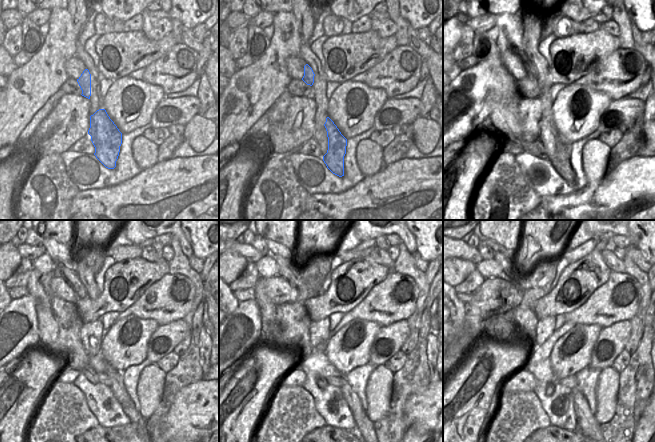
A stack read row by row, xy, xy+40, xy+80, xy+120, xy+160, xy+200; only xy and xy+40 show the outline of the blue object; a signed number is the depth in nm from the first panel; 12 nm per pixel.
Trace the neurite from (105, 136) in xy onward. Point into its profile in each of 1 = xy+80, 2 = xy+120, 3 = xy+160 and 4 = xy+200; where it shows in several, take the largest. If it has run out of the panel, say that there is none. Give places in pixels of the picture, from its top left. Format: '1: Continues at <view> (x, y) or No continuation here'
1: Continues at xy+80 (561, 162)
2: Continues at xy+120 (116, 376)
3: Continues at xy+160 (354, 404)
4: Continues at xy+200 (581, 407)

